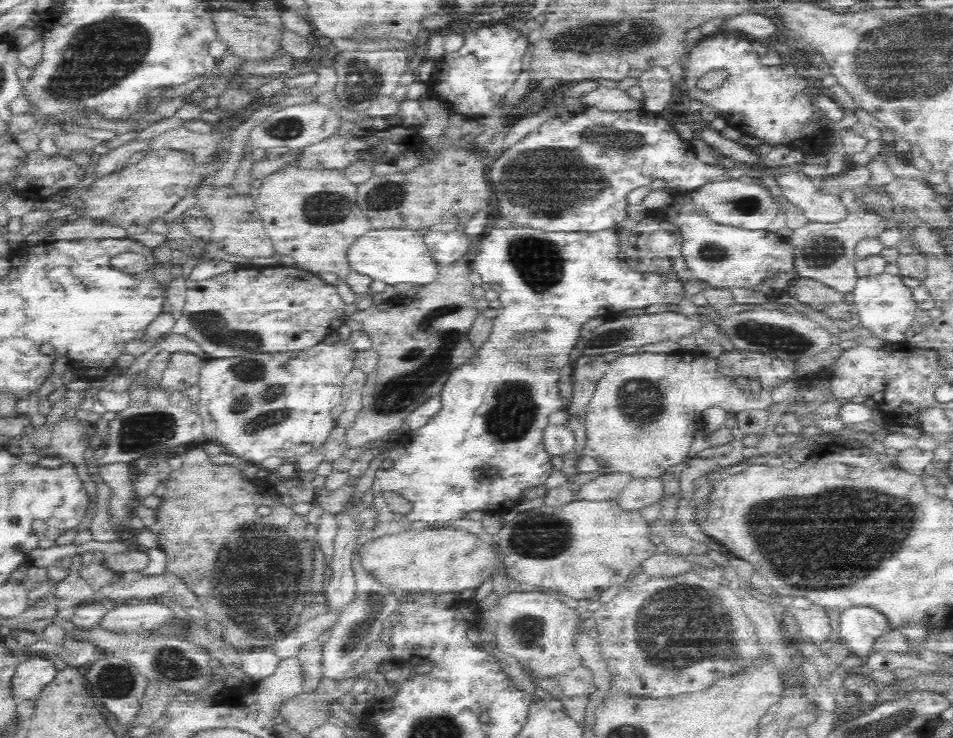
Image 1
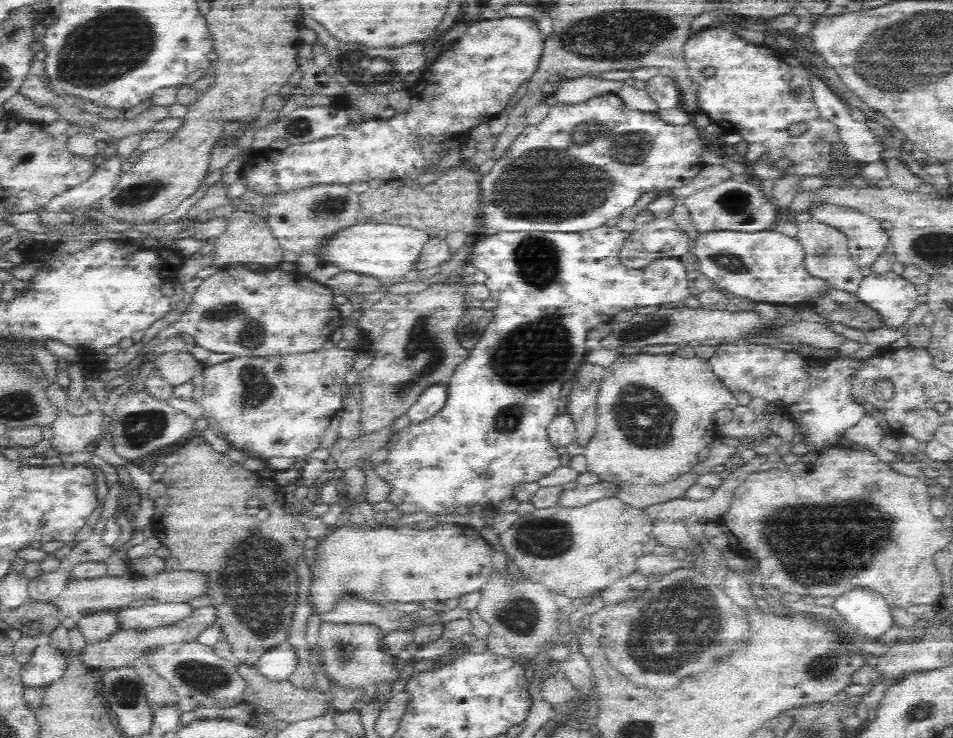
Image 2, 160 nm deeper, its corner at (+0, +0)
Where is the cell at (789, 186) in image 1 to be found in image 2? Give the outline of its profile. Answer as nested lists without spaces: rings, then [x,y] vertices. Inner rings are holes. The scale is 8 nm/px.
[[[818,201],[807,210],[812,219],[834,226],[847,235],[848,254],[861,268],[872,266],[891,242],[889,234],[882,229],[881,221],[861,214],[848,206]]]

